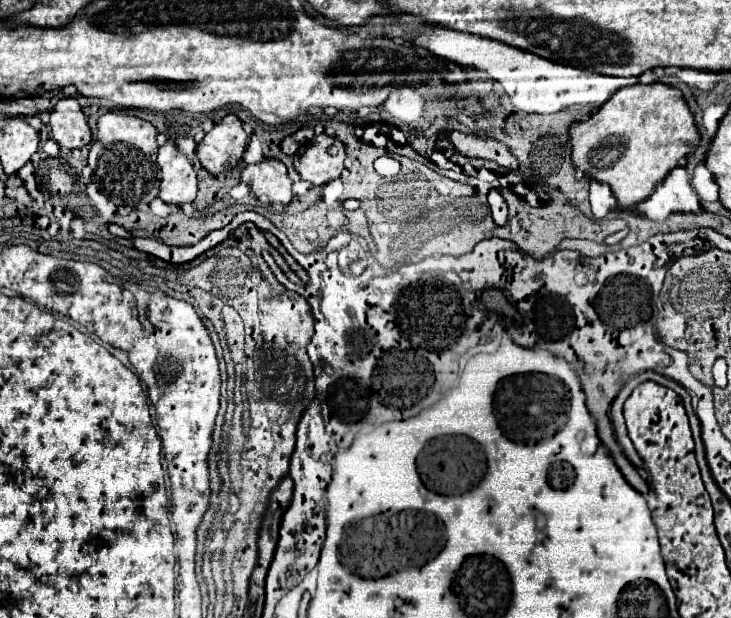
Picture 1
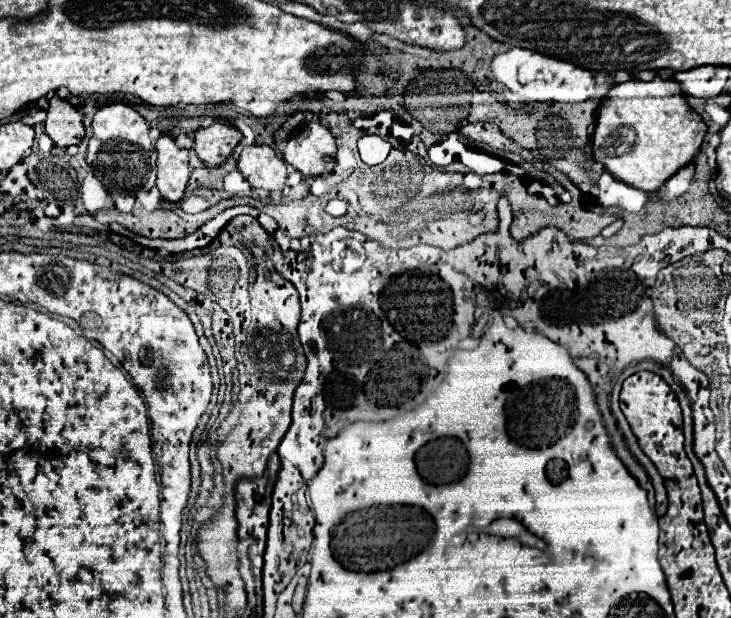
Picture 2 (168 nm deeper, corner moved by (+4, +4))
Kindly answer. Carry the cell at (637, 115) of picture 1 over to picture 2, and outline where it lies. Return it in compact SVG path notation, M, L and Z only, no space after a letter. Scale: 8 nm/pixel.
M655 77L651 81L627 81L613 85L607 91L607 99L601 103L601 111L597 117L597 127L593 135L593 157L605 169L613 173L617 181L623 181L641 191L659 191L659 187L673 177L681 167L691 163L699 153L703 137L707 133L707 125L703 119L689 107L681 85L673 79Z

